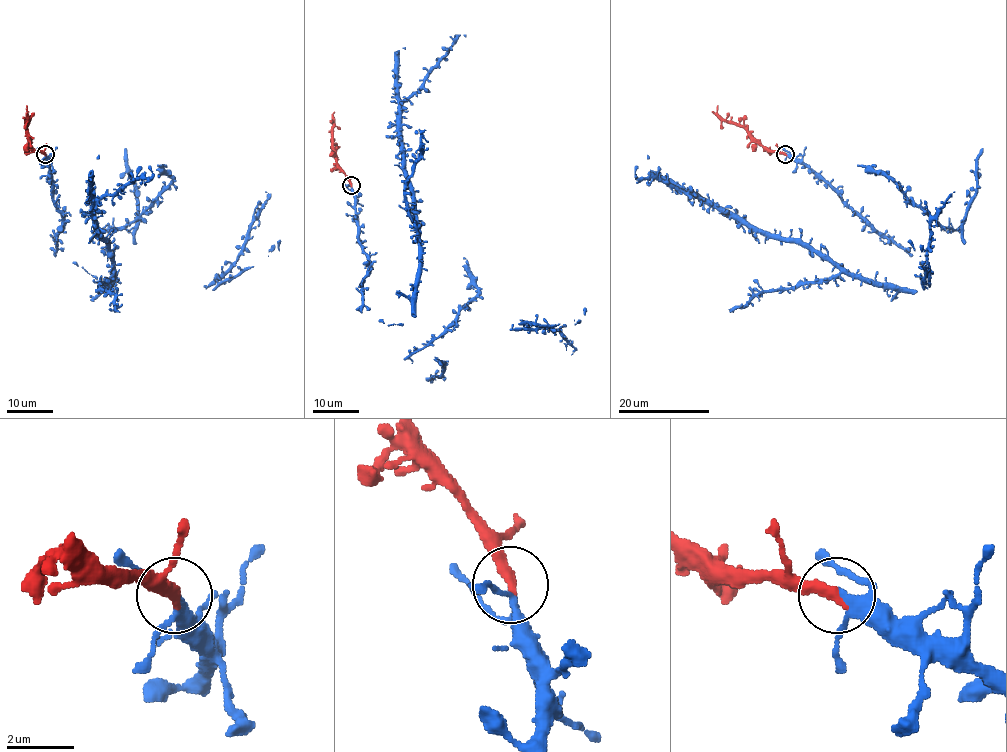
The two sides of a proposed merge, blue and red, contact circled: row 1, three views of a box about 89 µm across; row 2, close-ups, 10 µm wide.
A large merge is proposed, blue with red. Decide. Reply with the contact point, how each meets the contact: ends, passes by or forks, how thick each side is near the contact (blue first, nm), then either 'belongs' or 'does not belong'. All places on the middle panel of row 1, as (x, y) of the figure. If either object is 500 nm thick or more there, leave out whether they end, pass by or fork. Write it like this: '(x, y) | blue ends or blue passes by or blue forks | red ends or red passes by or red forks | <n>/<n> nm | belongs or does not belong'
(351, 185) | blue forks | red ends | 170/360 nm | belongs

